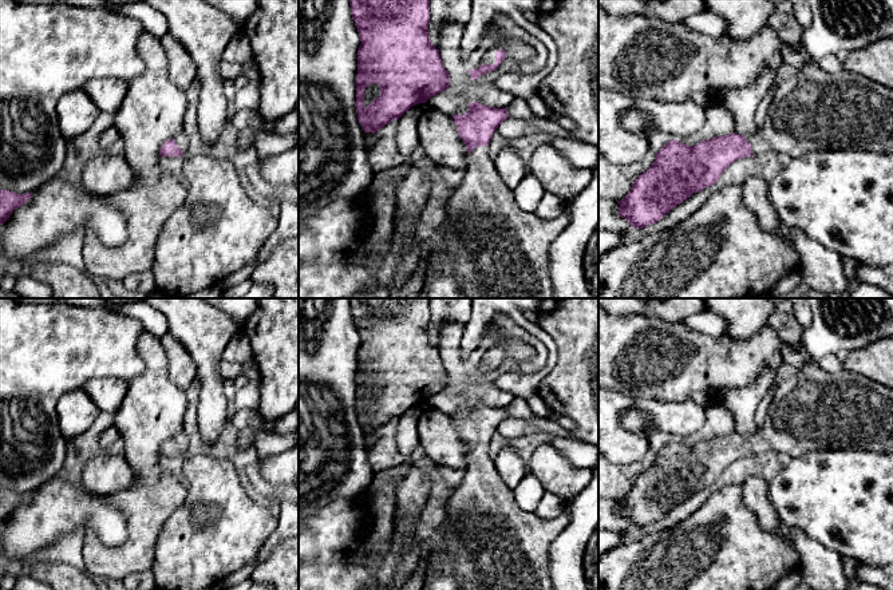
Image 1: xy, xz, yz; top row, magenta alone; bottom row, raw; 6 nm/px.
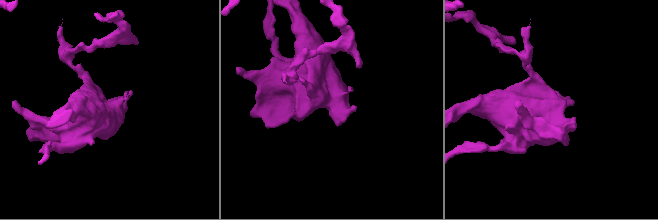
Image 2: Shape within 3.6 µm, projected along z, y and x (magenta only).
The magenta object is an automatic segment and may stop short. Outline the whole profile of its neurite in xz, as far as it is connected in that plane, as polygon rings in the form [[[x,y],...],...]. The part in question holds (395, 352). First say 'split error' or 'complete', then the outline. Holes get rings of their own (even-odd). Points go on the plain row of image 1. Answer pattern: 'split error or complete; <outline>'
complete; [[[349,298],[360,336],[356,375],[356,412],[364,432],[376,432],[412,405],[426,403],[450,385],[439,349],[428,337],[430,298]],[[376,383],[380,396],[364,405],[364,389]]]

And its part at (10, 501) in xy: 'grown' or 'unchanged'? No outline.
unchanged

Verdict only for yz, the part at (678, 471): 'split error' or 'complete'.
split error

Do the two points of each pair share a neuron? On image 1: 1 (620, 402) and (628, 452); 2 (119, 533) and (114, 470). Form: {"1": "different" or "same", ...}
{"1": "same", "2": "different"}

